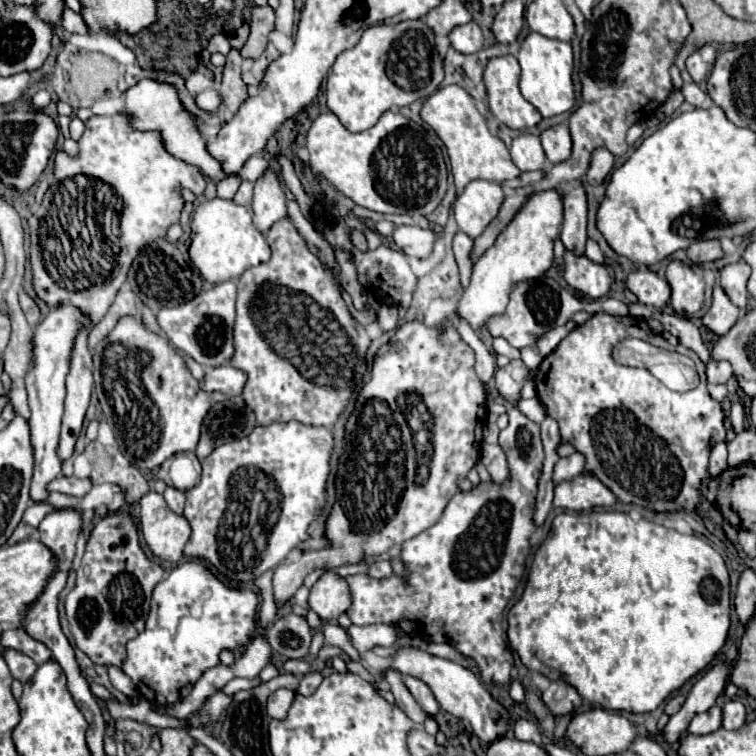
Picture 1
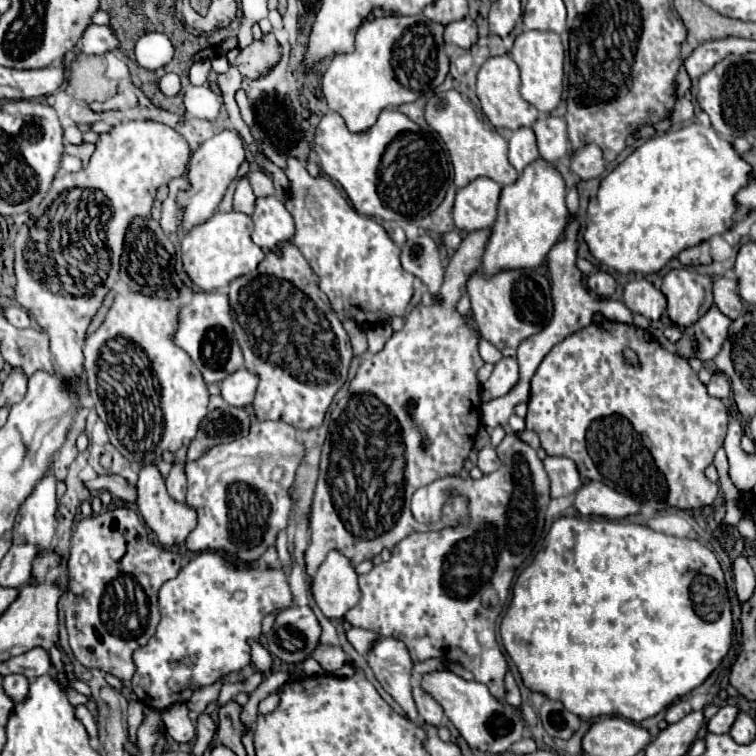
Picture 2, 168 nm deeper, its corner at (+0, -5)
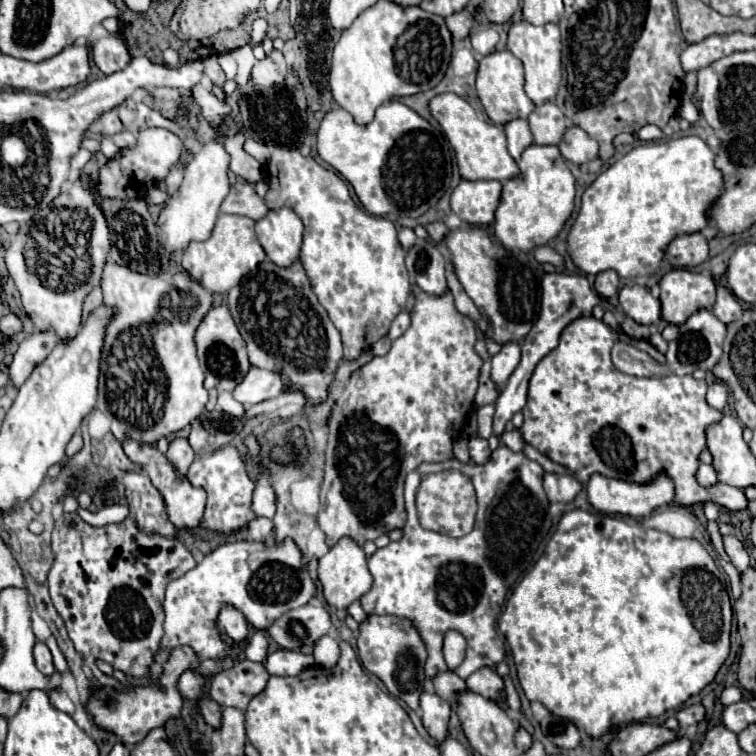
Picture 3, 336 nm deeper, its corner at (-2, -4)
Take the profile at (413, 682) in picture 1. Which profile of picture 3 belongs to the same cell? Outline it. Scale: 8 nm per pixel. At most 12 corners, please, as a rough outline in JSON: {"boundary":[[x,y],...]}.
{"boundary":[[436,694],[420,698],[422,724],[440,744],[448,736],[450,704]]}

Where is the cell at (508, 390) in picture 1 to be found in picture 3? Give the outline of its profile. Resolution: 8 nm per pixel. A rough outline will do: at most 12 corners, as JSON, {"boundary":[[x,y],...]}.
{"boundary":[[506,342],[492,358],[492,380],[500,388],[520,362],[518,342]]}

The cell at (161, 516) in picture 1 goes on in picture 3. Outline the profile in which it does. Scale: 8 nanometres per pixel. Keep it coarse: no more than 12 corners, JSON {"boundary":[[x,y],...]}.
{"boundary":[[124,440],[162,492],[170,522],[196,528],[206,494],[166,460],[156,446]]}

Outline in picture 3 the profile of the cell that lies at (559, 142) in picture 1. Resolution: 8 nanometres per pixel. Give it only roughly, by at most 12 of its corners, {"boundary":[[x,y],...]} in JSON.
{"boundary":[[554,102],[528,116],[534,144],[560,144],[568,120]]}

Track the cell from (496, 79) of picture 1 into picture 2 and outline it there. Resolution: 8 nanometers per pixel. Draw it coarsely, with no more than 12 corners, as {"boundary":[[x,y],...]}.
{"boundary":[[490,57],[476,95],[500,129],[532,127],[538,111],[520,95],[518,65]]}

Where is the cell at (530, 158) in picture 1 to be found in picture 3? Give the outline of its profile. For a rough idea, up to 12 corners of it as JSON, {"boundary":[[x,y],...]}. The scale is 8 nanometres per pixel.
{"boundary":[[516,118],[504,126],[508,152],[520,160],[532,144],[528,120]]}

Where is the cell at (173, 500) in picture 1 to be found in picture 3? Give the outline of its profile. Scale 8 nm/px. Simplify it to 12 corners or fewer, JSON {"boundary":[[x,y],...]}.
{"boundary":[[174,438],[166,456],[186,474],[194,452],[188,438]]}

